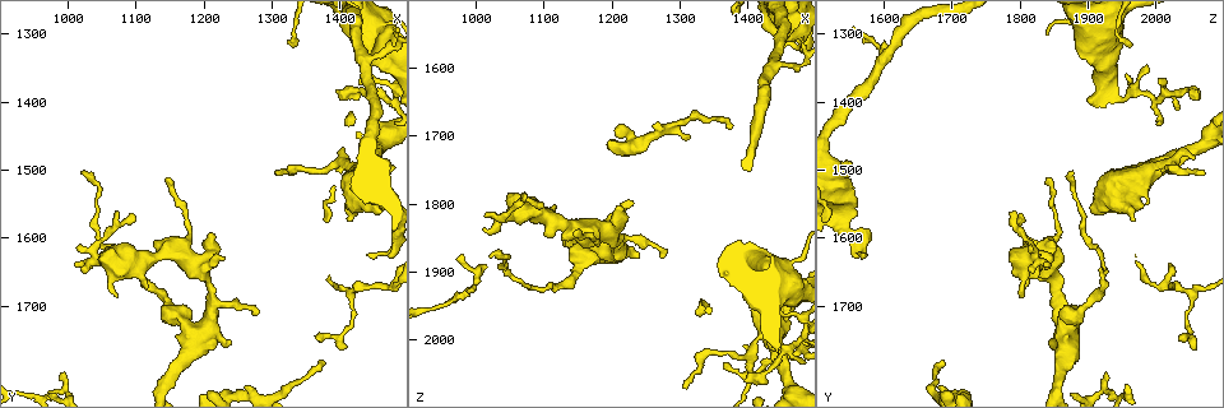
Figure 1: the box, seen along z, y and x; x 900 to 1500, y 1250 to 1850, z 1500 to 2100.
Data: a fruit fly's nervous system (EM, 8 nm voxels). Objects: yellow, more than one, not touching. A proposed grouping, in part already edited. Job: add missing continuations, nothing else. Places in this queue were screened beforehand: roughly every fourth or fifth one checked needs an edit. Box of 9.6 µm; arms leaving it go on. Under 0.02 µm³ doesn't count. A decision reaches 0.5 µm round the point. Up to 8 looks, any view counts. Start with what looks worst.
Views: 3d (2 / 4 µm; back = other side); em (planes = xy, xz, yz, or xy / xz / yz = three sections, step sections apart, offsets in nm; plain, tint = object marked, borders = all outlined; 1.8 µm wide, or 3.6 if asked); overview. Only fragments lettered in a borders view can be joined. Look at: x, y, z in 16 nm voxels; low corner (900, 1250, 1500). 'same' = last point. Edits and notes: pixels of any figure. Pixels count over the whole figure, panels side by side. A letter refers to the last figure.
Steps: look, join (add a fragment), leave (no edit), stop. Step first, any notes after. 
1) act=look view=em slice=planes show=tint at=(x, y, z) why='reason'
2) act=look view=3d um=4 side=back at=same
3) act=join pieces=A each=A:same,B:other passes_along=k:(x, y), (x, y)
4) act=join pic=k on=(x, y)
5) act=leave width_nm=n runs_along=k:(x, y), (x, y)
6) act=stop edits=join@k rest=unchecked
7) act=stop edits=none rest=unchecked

act=look view=3d um=4 at=(1445, 1620, 1575) why='branch stops here'

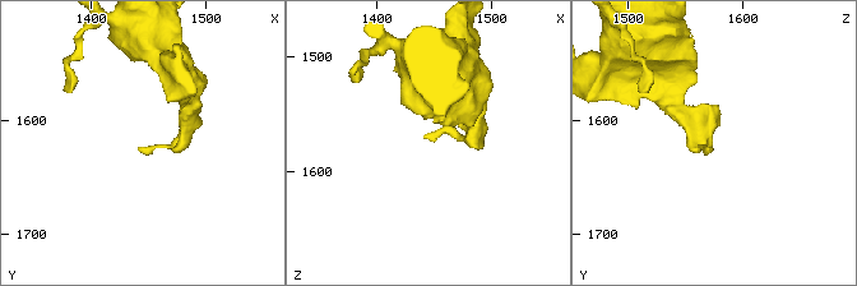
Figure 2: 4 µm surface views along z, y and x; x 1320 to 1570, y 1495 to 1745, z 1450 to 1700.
act=look view=em slice=planes show=plain at=(1444, 1622, 1568)

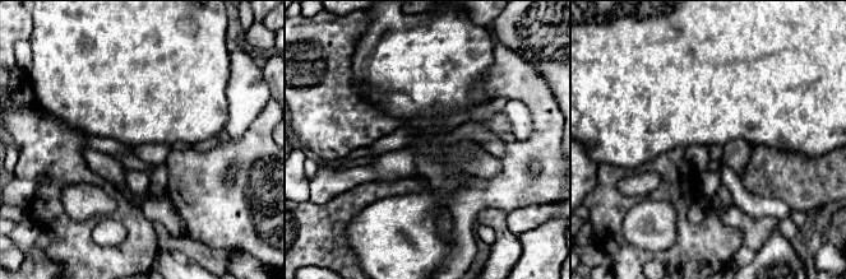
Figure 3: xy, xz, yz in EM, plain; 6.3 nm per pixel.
act=look view=em slice=planes show=borders at=same

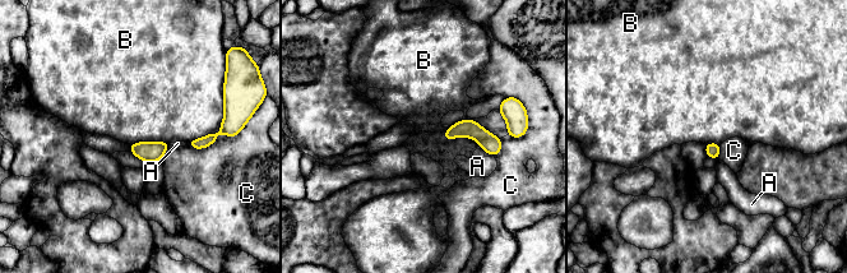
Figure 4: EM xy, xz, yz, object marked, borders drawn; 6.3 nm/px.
act=leave longest_contact=B:280nm each=A:other,B:other,C:other runs_along=4:(447, 137), (475, 130), (498, 147) found='none of them fits'

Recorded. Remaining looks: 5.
act=look view=em slice=xy step=4 show=plain at=(1415, 1575, 1970) why='an open end'

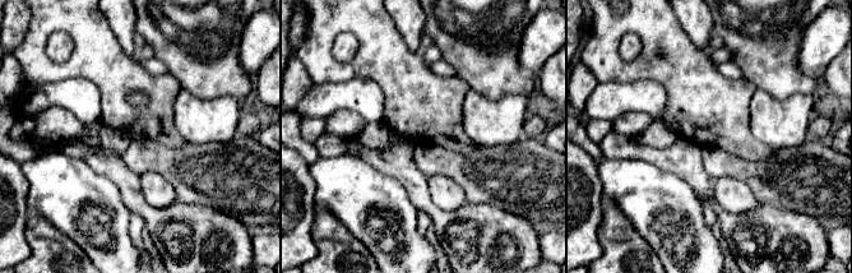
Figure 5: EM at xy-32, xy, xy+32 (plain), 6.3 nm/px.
act=look view=em slice=xy step=4 show=borders at=same

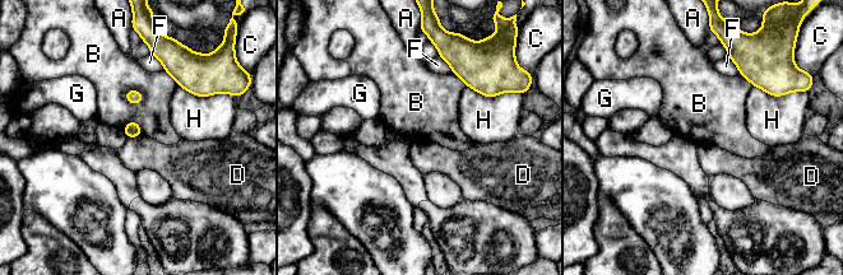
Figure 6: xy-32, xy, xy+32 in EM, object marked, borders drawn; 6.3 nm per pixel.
act=leave longest_contact=H:240nm each=A:other,B:other,C:other,D:other,F:other,G:other,H:other border=6:(124, 92), (138, 91), (143, 101) found='none of them fits'

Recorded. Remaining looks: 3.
act=look view=em slice=planes show=borders at=(1460, 1485, 1555) why='thick end'

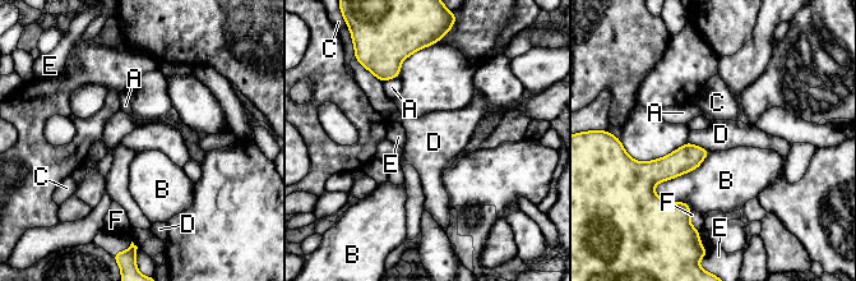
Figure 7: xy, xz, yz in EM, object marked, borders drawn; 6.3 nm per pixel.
act=leave longest_contact=B:440nm each=A:other,B:other,C:other,D:other,E:other,F:other border=7:(688, 141), (709, 151) found='no lettered fragment goes on from it'

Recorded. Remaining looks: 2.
act=stop edits=none rest=unchecked

